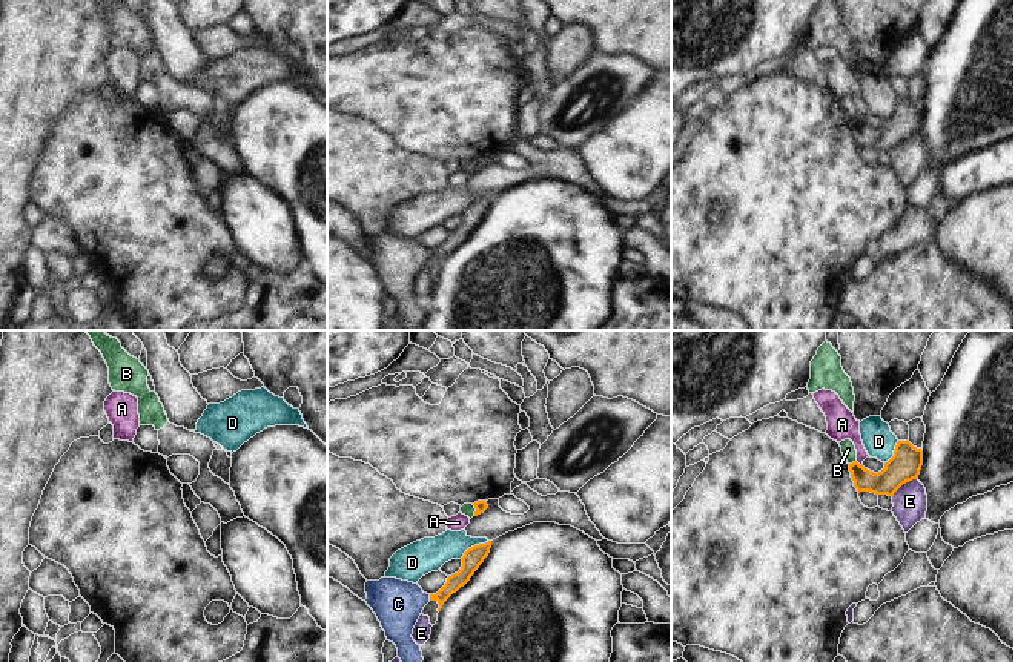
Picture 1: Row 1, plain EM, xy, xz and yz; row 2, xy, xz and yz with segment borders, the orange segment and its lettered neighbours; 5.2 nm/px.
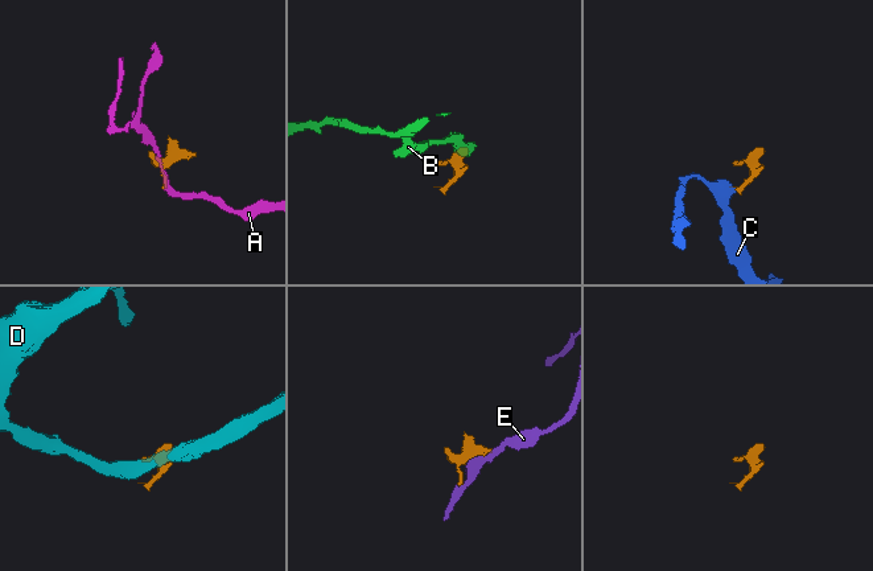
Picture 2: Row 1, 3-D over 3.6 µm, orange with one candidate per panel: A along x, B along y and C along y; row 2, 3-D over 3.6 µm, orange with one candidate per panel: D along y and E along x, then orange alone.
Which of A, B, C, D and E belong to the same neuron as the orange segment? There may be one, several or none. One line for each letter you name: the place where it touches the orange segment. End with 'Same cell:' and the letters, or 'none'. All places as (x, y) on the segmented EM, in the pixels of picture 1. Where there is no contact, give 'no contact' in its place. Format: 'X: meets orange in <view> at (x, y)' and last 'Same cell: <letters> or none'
C: meets orange in xz at (430, 598)
Same cell: C

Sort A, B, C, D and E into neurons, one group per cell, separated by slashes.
A / B / C / D / E

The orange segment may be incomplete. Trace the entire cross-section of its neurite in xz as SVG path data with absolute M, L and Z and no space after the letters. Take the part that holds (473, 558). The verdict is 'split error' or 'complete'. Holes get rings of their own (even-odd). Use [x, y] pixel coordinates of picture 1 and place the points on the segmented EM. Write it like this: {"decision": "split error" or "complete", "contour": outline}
{"decision": "split error", "contour": "M491 541L468 548L461 558L461 570L448 576L436 594L427 594L418 584L396 578L365 582L365 602L381 622L387 640L396 645L401 662L424 660L421 645L412 637L424 607L430 601L436 601L439 604L438 611L441 611L444 602L470 581L488 556L490 548Z"}

